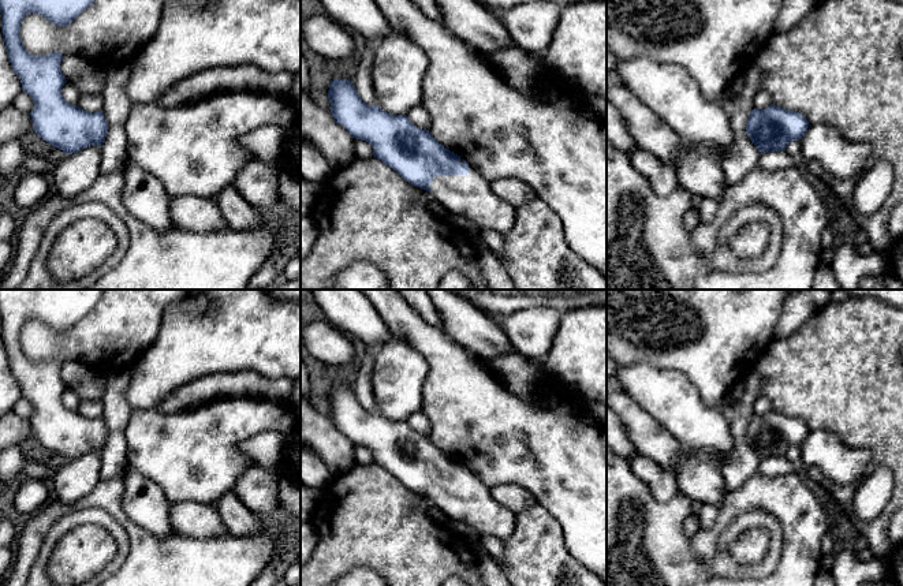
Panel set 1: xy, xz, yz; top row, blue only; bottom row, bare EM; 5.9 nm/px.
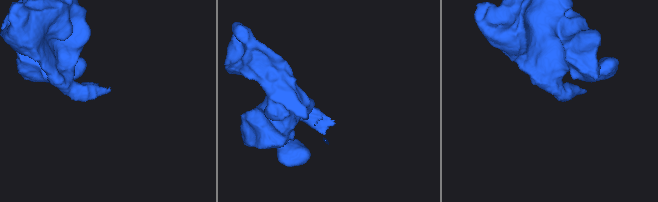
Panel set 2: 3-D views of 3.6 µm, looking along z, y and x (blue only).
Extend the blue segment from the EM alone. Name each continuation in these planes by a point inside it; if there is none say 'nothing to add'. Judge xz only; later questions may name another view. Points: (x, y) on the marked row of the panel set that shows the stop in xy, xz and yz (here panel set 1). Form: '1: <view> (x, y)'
1: xz (470, 196)

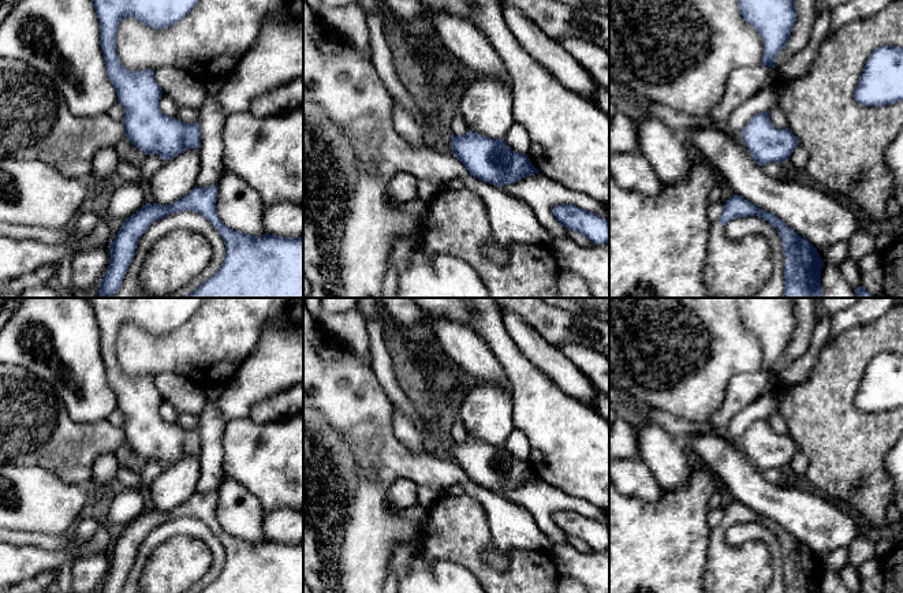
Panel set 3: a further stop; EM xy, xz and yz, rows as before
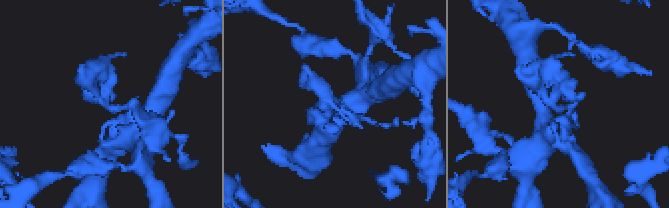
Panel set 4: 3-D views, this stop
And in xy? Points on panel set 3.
nothing to add

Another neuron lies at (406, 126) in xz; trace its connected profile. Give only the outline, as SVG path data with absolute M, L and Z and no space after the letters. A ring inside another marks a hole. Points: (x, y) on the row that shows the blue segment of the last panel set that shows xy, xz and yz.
M393 100L392 122L399 135L413 145L426 142L423 127L419 126L413 115L399 102Z

